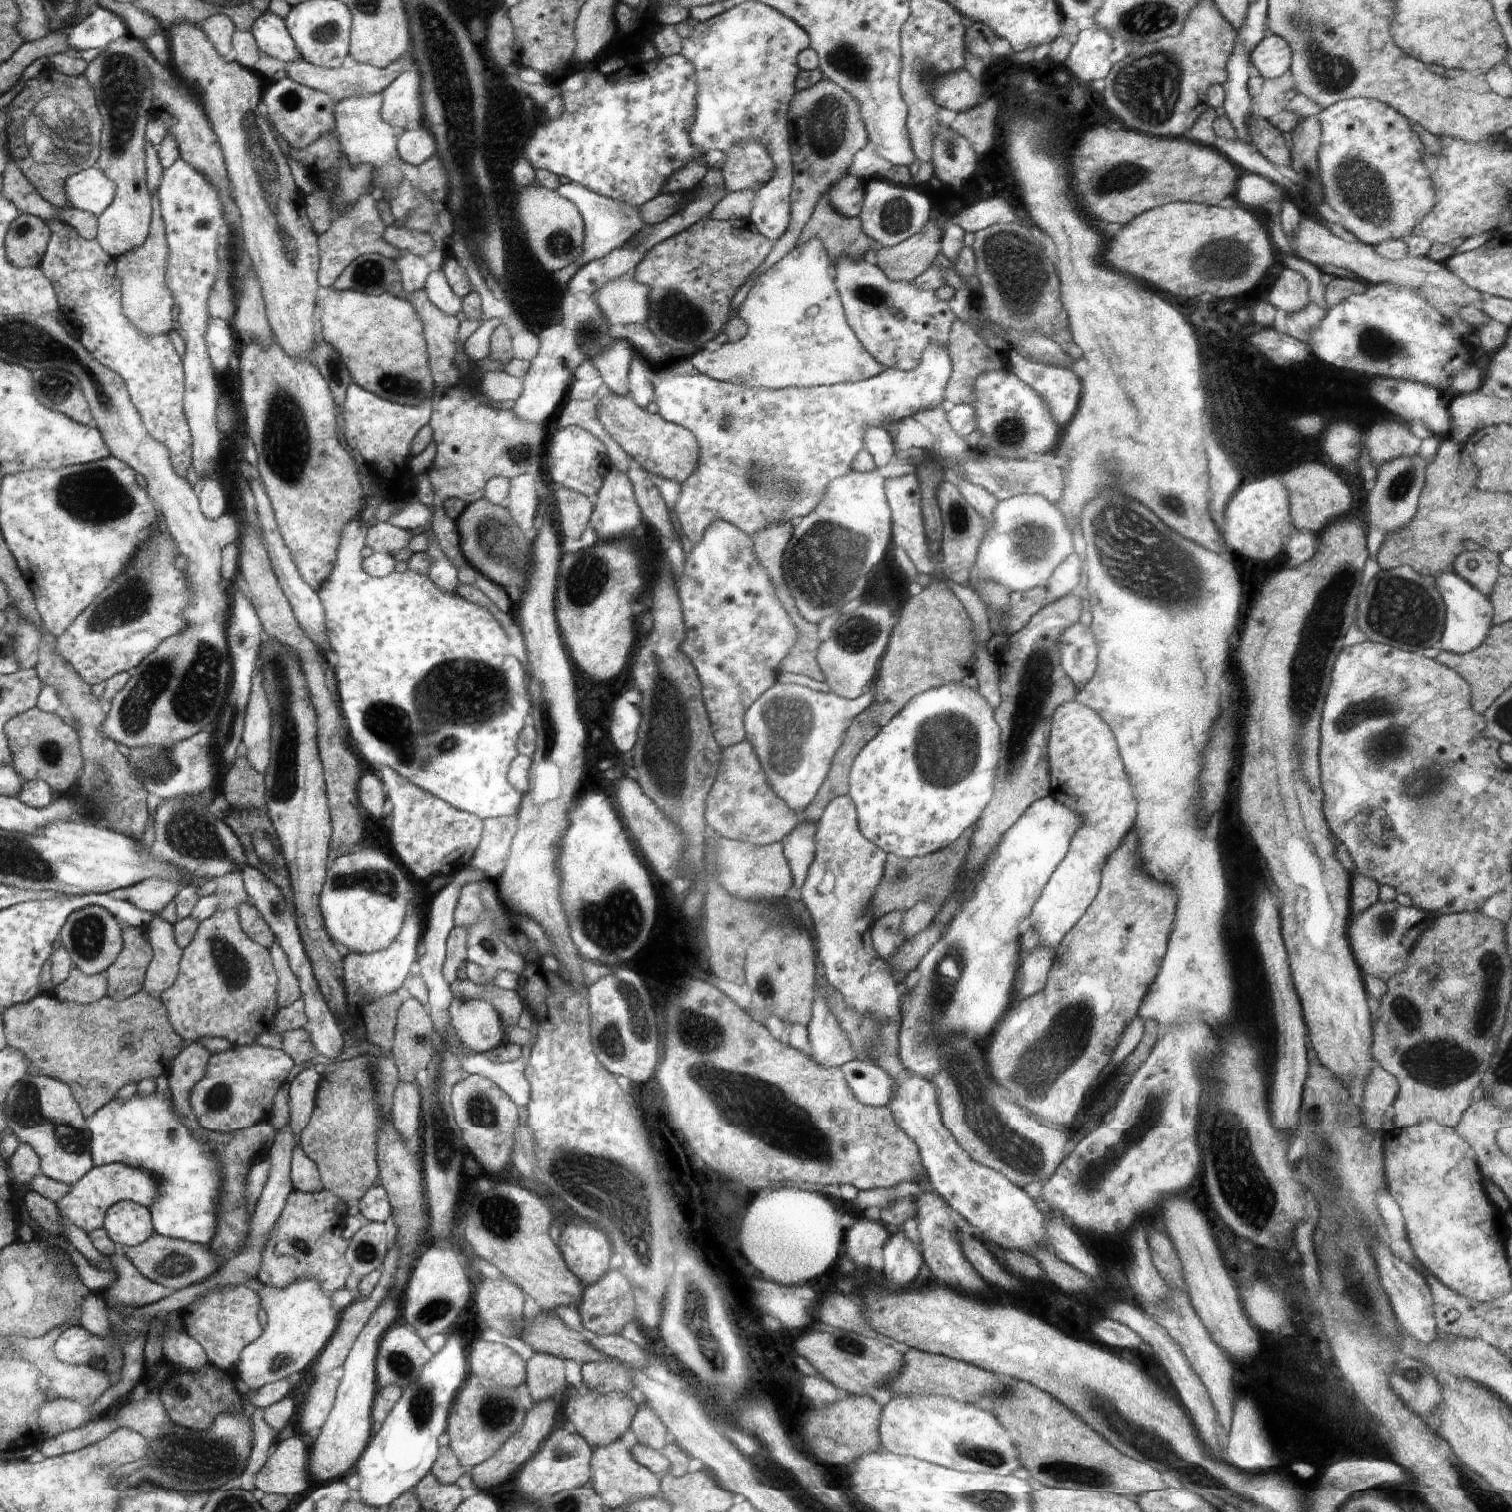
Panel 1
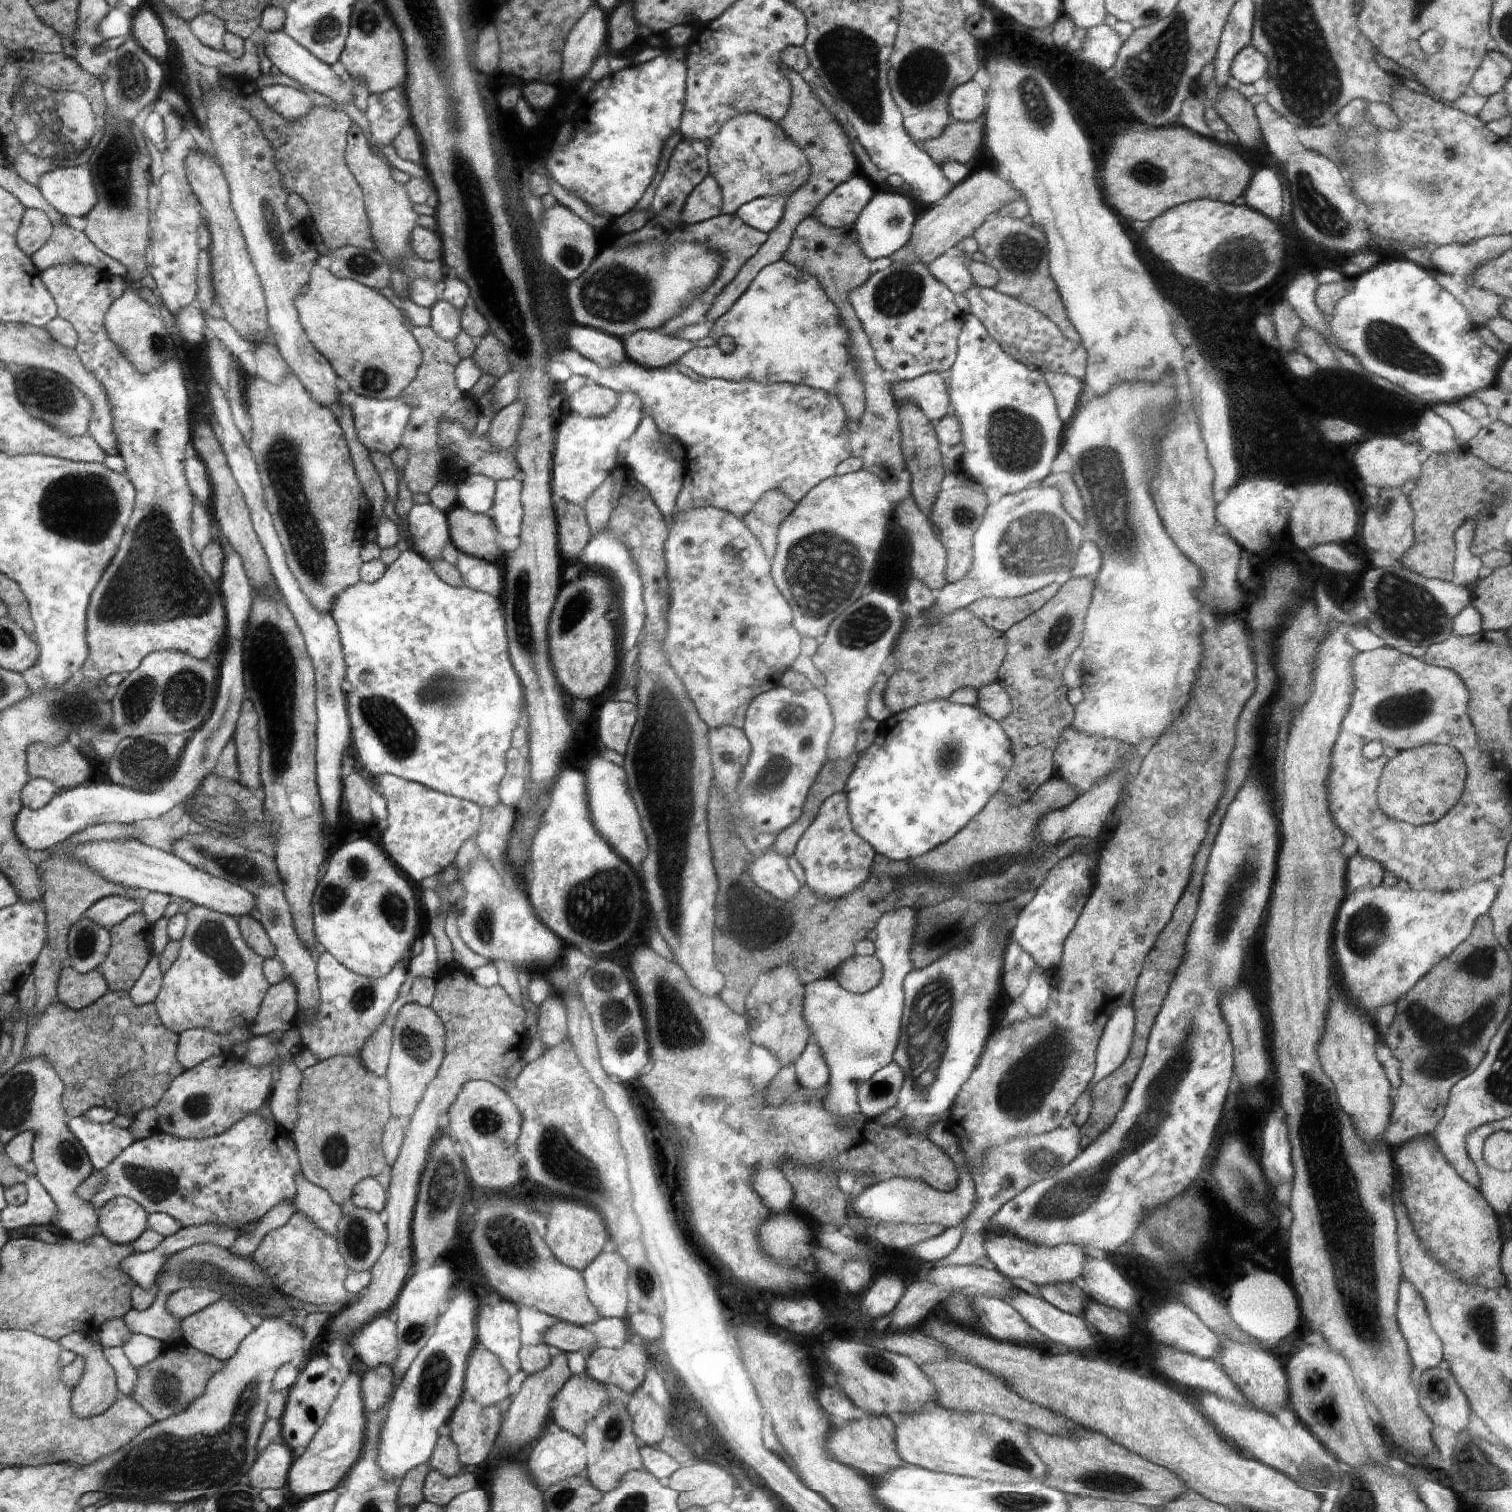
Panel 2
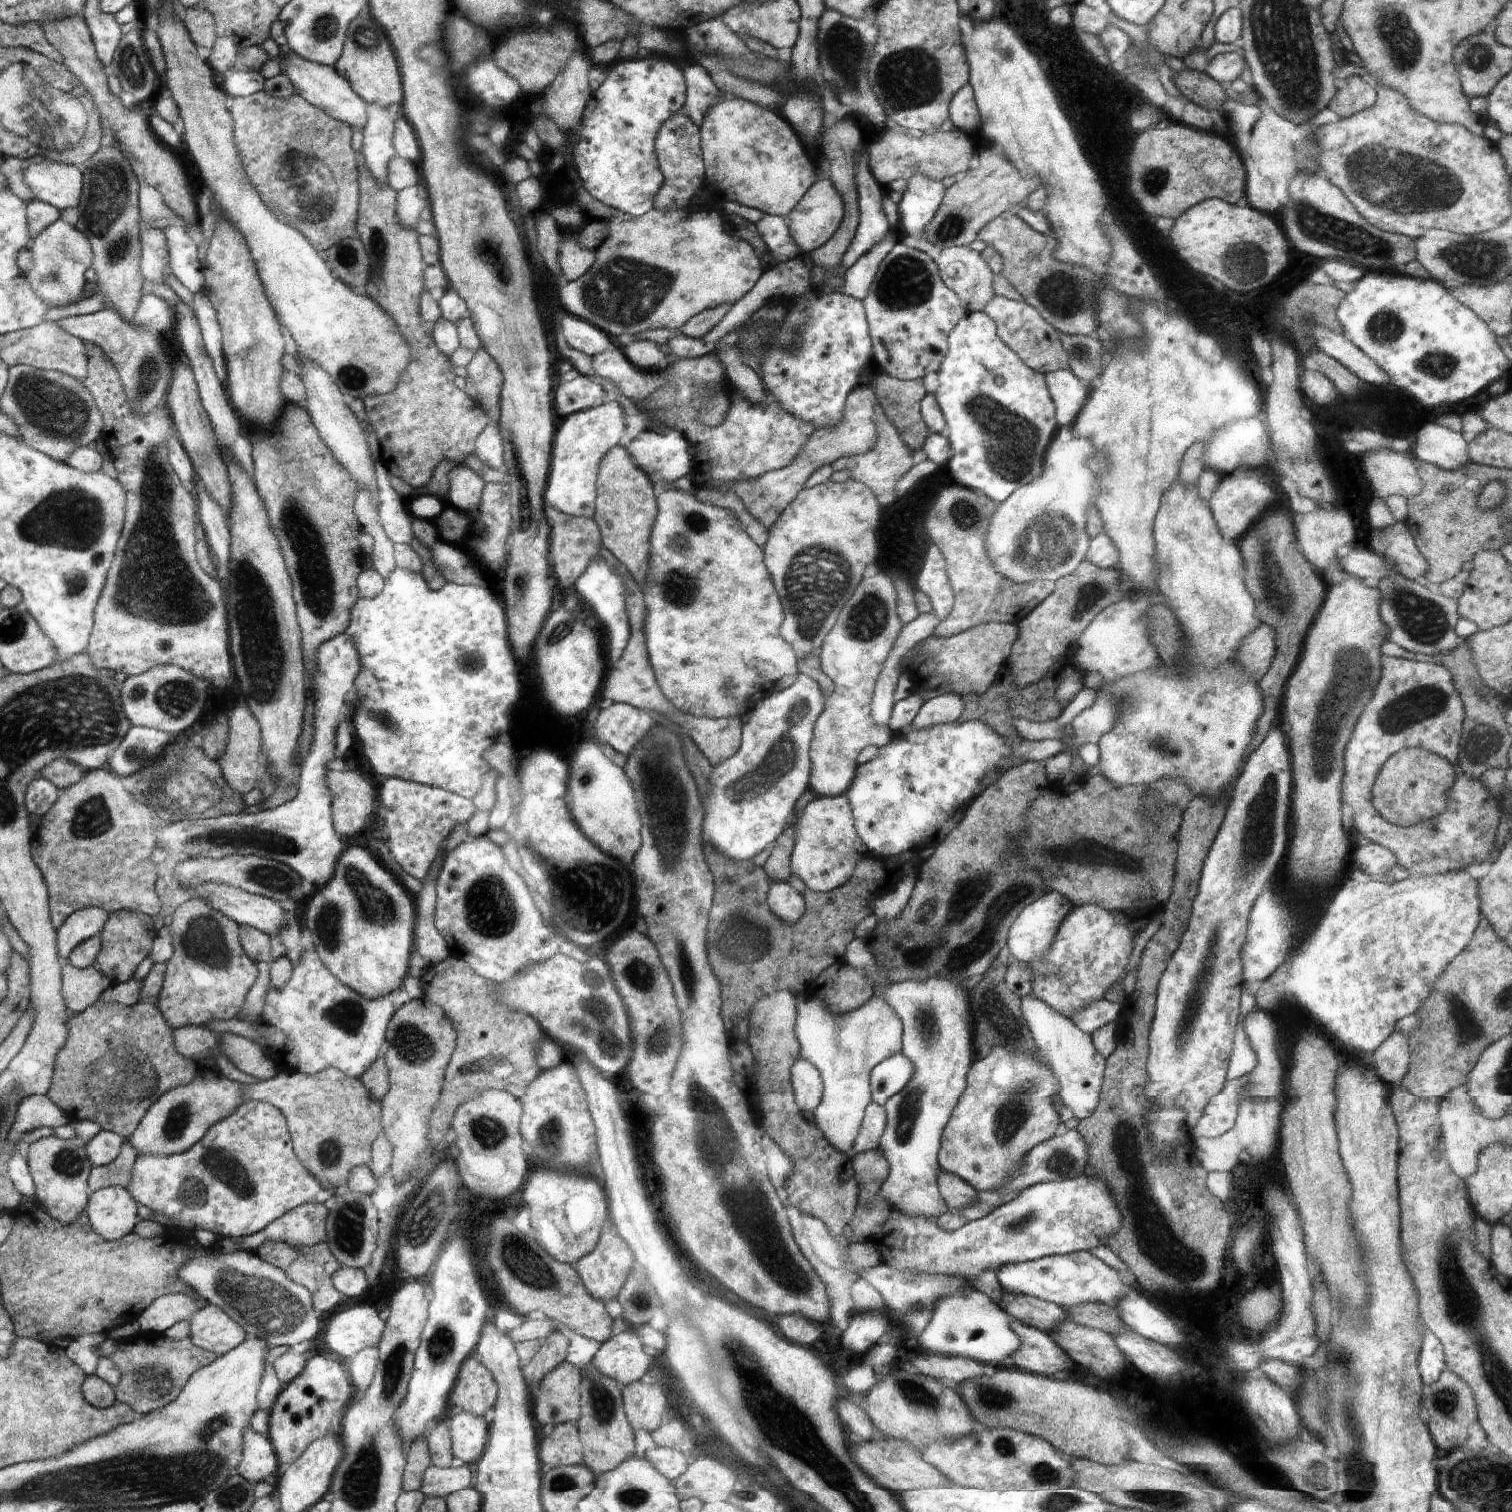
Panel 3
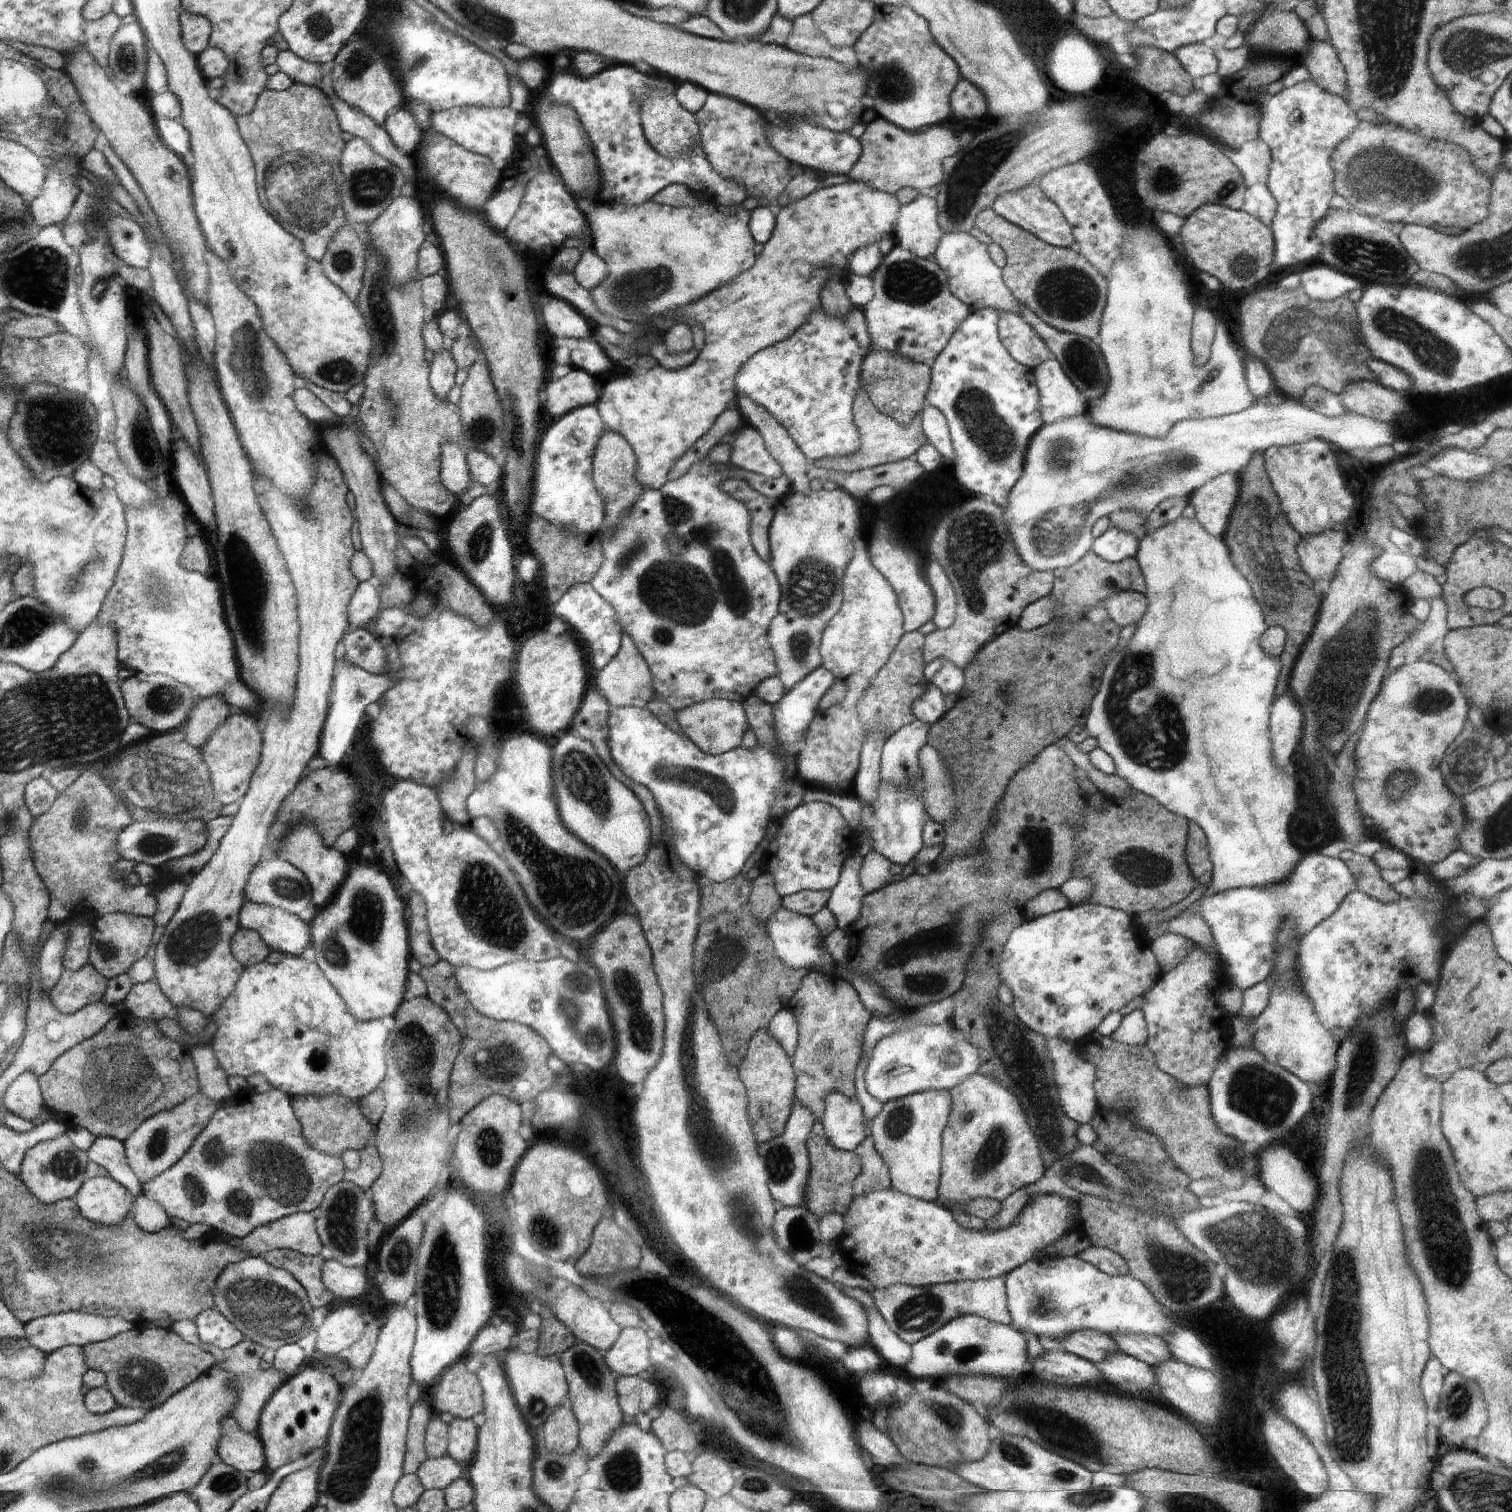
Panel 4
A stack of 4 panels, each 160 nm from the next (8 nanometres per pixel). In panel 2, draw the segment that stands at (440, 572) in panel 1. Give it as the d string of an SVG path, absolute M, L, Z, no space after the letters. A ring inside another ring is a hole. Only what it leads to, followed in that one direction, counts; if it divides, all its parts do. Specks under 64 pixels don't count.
M431 503L413 506L408 516L408 530L414 538L413 549L428 563L441 558L440 552L451 540L446 514Z

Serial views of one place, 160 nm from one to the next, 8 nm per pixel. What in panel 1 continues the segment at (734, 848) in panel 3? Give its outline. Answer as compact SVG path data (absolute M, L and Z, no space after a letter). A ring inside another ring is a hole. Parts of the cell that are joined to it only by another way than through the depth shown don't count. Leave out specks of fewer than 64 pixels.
M774 682L768 690L764 690L757 700L748 706L743 717L746 739L752 744L756 757L766 776L766 782L772 792L792 810L796 812L808 807L820 786L824 783L838 748L842 745L846 726L850 718L846 718L842 706L836 702L838 696L834 692L817 692L796 684L780 684Z

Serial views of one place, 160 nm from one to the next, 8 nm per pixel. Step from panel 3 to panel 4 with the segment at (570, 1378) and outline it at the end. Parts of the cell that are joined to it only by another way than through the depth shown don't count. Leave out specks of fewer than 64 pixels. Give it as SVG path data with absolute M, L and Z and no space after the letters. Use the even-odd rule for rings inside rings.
M510 1352L506 1356L506 1368L505 1372L508 1372L507 1376L512 1380L511 1389L515 1395L515 1401L520 1404L520 1412L522 1413L522 1418L525 1423L530 1426L530 1428L538 1428L538 1426L543 1426L550 1418L551 1414L560 1406L562 1406L562 1399L566 1394L570 1393L570 1383L566 1377L566 1371L562 1365L562 1360L559 1355L552 1355L549 1357L539 1357L536 1354L527 1354L521 1352Z

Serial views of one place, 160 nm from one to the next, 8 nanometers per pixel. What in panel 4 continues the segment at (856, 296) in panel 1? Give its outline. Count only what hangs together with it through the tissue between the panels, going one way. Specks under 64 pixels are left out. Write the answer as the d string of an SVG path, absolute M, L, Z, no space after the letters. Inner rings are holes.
M896 244L882 257L880 264L871 276L873 297L863 306L872 346L881 351L892 352L913 363L934 361L952 336L952 333L965 319L966 305L956 298L947 285L947 276L932 260L918 258L913 252Z

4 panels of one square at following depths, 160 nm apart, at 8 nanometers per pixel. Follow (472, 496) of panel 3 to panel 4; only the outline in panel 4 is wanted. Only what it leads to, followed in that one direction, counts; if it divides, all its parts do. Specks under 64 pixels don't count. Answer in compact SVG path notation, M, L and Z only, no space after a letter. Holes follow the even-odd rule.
M456 443L443 444L442 481L448 490L460 498L472 482L465 453Z

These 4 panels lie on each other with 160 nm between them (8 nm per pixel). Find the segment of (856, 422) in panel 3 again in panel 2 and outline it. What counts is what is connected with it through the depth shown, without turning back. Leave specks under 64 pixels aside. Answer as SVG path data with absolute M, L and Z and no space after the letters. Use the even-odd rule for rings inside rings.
M772 490L764 492L764 496L760 496L760 500L752 506L752 510L740 518L760 542L768 561L772 560L776 552L778 528L794 508L795 503L792 498L786 498L784 492L780 490Z

